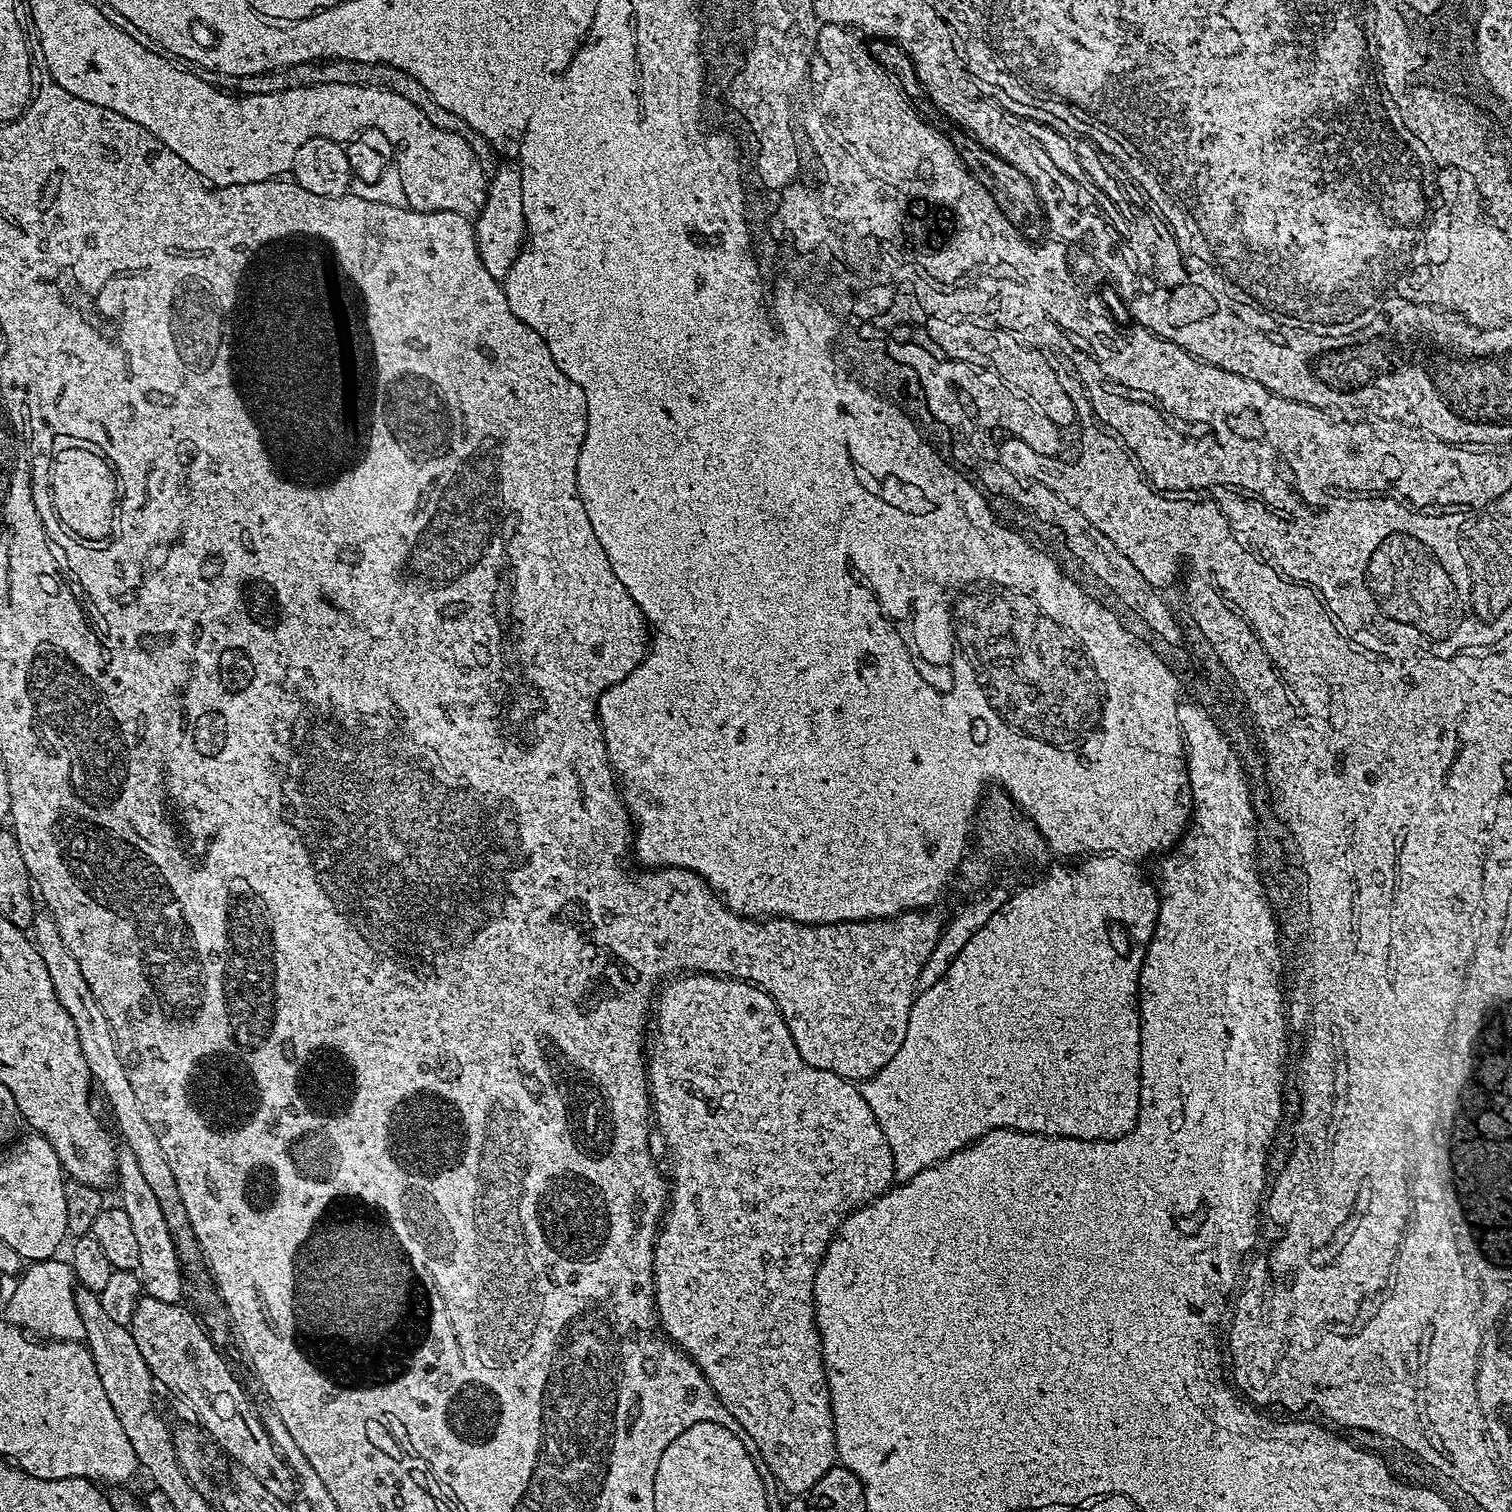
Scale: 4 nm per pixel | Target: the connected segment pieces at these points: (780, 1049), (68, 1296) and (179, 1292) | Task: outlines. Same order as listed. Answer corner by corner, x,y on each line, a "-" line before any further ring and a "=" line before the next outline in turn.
680,974
675,978
669,979
667,983
659,989
658,995
654,1000
654,1015
650,1020
650,1039
646,1044
646,1079
648,1082
648,1094
651,1100
650,1108
654,1113
654,1124
660,1127
660,1132
664,1135
664,1144
668,1147
668,1152
672,1155
672,1176
670,1172
670,1203
666,1209
666,1215
660,1225
660,1231
656,1233
656,1249
654,1250
654,1282
656,1283
656,1315
658,1317
659,1327
662,1329
665,1337
671,1338
677,1348
681,1348
687,1356
702,1370
704,1377
710,1382
714,1394
730,1410
730,1414
736,1420
736,1428
751,1443
756,1443
755,1451
762,1461
763,1467
772,1471
772,1476
785,1488
791,1495
796,1498
803,1497
837,1463
836,1458
836,1431
832,1421
832,1399
828,1389
828,1375
824,1369
824,1355
820,1345
820,1331
816,1328
816,1307
814,1306
814,1284
816,1271
820,1266
821,1258
826,1254
830,1242
835,1238
836,1231
840,1229
840,1223
846,1219
857,1208
863,1204
869,1204
871,1200
876,1200
883,1192
887,1192
893,1187
896,1180
896,1171
894,1170
894,1158
890,1154
890,1142
886,1142
886,1134
878,1126
878,1118
874,1118
874,1112
866,1102
863,1091
853,1081
842,1078
830,1070
818,1070
818,1066
810,1066
798,1054
798,1046
794,1046
794,1038
790,1034
790,1026
786,1026
786,1018
776,1005
776,999
770,994
766,994
757,984
746,980
733,980
727,976
714,976
711,974
=
53,1258
29,1263
15,1281
16,1289
8,1296
8,1305
2,1312
3,1319
15,1324
29,1334
49,1340
83,1341
86,1326
78,1314
76,1289
78,1283
67,1259
=
119,1143
116,1147
116,1184
120,1186
120,1206
129,1215
137,1238
139,1266
137,1274
142,1283
145,1295
157,1298
163,1304
177,1304
183,1301
186,1279
178,1258
177,1247
174,1246
173,1235
163,1217
162,1206
154,1195
154,1190
147,1185
142,1170
139,1169
138,1158
128,1144

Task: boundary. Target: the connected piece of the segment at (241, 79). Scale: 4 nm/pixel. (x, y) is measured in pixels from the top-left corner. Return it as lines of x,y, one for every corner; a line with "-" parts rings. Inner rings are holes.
345,59
311,60
310,62
298,62
298,66
286,66
273,72
242,74
241,76
231,76
214,70
206,70
206,66
198,66
197,64
188,64
187,69
190,74
194,74
194,78
202,78
202,82
213,84
215,88
229,94
241,96
274,94
275,92
285,92
291,88
309,88
323,84
381,88
382,90
390,90
394,94
402,94
402,98
406,98
406,102
414,102
414,106
418,106
418,110
422,110
422,114
426,114
426,118
430,118
430,122
434,122
434,126
438,126
438,130
458,134
460,128
466,127
466,122
462,122
462,118
458,118
458,114
450,114
450,110
442,110
442,106
438,106
438,102
434,102
434,98
430,98
430,90
426,90
426,86
422,86
422,82
418,82
418,78
410,78
410,74
406,74
406,70
398,70
394,66
386,66
385,64

